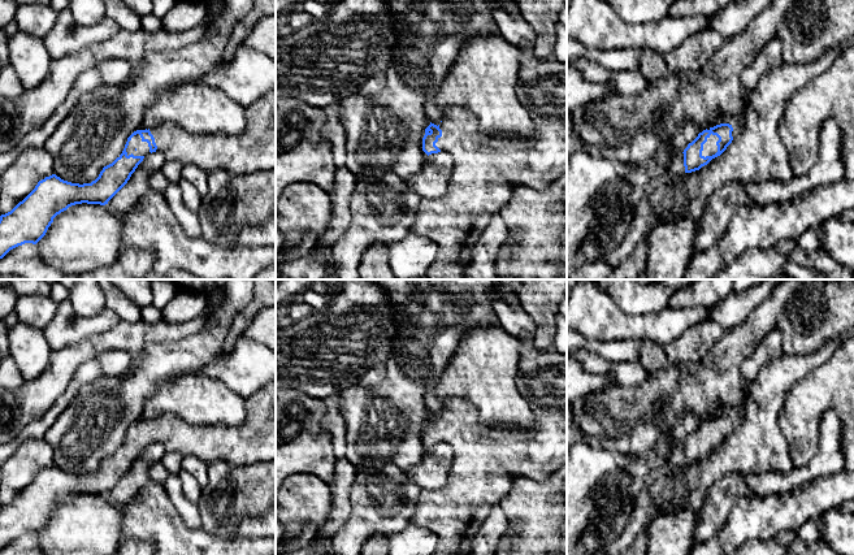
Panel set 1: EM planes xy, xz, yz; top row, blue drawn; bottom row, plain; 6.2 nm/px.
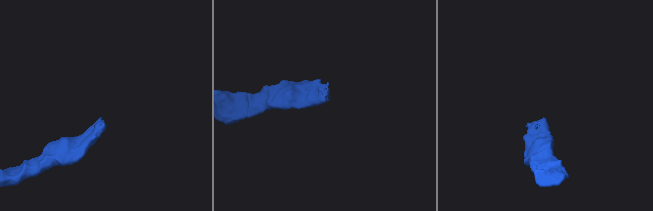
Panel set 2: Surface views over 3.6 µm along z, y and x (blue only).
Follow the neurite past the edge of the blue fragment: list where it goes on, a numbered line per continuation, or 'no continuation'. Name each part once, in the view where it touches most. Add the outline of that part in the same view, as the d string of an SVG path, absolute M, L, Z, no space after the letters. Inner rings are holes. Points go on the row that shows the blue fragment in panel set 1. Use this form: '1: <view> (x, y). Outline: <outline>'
1: xy (142, 147). Outline: M139 134L131 138L126 148L126 152L127 156L133 153L134 156L144 156L144 157L151 153L148 143L143 142Z

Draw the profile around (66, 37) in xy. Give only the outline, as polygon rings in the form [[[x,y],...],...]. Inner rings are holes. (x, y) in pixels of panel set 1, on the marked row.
[[[65,8],[57,13],[56,23],[43,36],[43,42],[51,58],[58,58],[87,45],[105,42],[118,31],[121,31],[120,26],[109,18],[92,26],[79,25],[74,21],[71,10]]]

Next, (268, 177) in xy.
[[[224,169],[208,173],[208,192],[198,217],[201,239],[231,247],[248,225],[266,222],[276,213],[276,170],[231,175]]]

